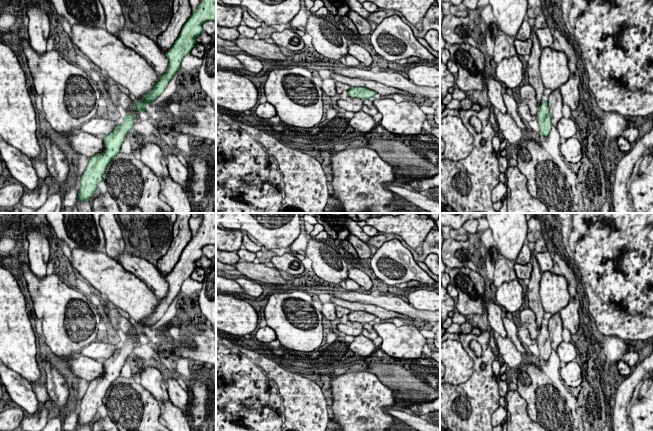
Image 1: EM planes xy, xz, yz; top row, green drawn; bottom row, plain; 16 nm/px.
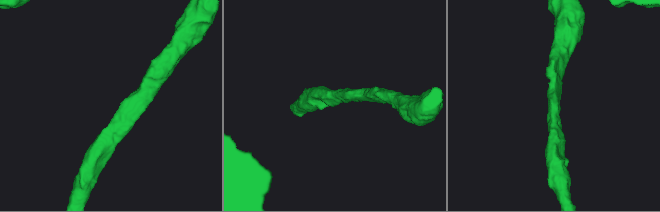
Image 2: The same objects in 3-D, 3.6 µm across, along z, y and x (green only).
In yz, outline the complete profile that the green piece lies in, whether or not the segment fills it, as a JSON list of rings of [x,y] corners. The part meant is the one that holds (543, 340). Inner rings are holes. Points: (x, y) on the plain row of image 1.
[[[541,324],[541,328],[537,336],[537,345],[538,345],[540,357],[544,359],[547,364],[552,351],[548,326]]]

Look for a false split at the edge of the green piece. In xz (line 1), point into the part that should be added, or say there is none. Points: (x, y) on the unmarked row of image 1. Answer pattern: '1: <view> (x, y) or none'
1: none

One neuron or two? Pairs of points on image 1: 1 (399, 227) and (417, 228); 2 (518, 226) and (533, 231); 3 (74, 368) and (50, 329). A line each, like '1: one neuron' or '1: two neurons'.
1: one neuron
2: two neurons
3: two neurons

